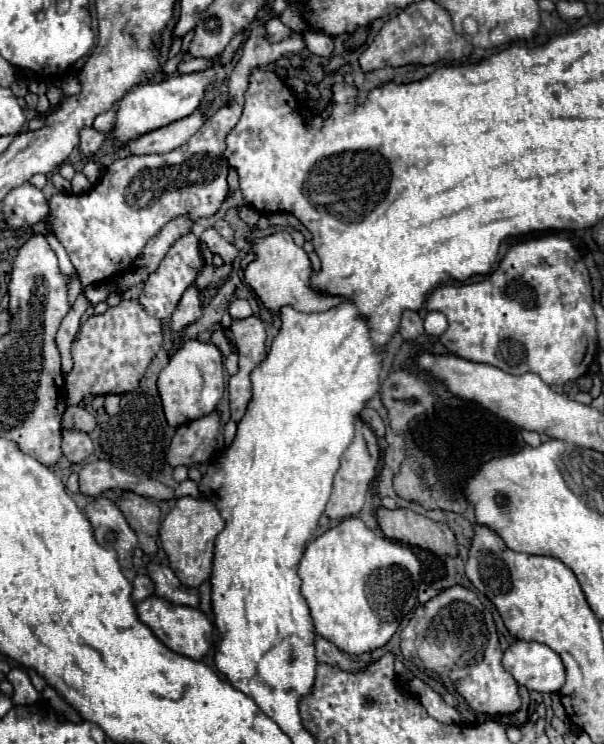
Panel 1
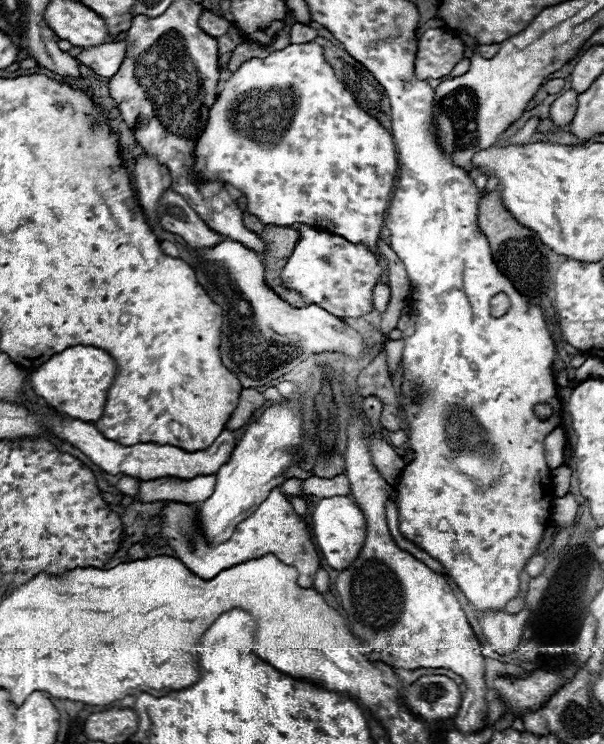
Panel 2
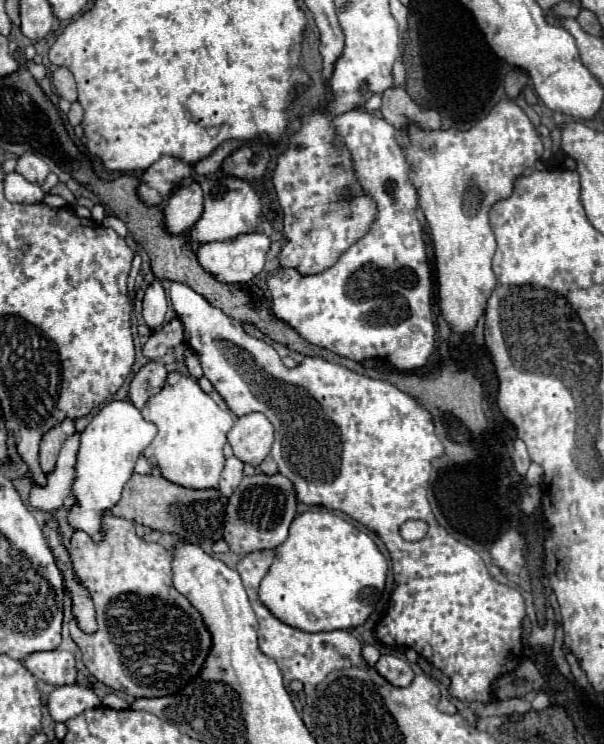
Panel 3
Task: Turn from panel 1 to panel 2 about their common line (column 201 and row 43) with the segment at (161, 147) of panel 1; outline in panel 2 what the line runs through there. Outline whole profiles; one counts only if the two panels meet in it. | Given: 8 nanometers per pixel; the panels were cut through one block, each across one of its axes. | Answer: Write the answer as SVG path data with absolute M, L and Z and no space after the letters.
M120 40L120 42L108 42L102 46L96 46L96 48L88 48L82 54L78 54L76 58L80 62L84 62L88 68L92 68L98 76L110 78L120 70L120 66L126 58L126 42Z

